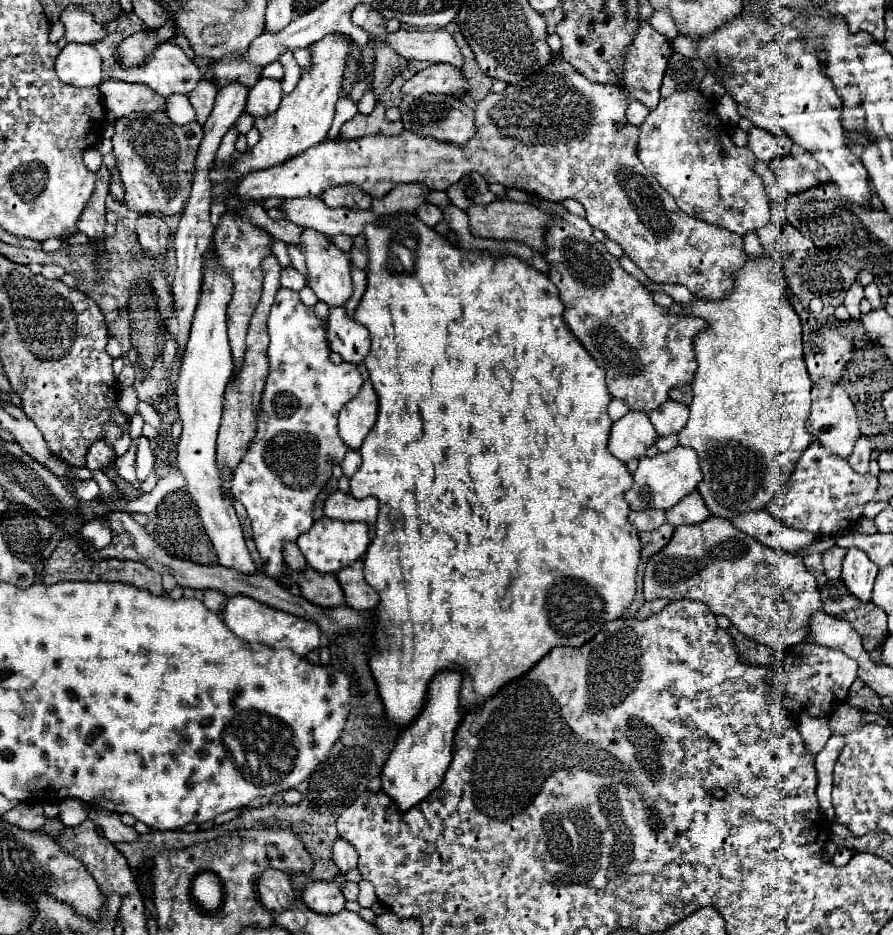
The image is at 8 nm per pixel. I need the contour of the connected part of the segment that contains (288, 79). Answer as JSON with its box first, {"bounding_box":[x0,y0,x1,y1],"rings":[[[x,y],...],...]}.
{"bounding_box":[278,51,300,95],"rings":[[[286,51],[286,55],[280,55],[278,57],[280,65],[284,67],[284,77],[282,77],[282,93],[288,95],[290,91],[294,91],[294,87],[298,85],[298,79],[300,79],[300,67],[294,59],[294,55],[290,51]]]}

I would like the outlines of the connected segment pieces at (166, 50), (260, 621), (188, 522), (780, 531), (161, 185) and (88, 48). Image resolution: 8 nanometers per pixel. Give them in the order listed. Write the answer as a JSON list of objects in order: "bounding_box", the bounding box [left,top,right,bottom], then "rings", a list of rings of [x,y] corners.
[{"bounding_box":[104,41,202,97],"rings":[[[168,41],[168,43],[158,45],[158,49],[148,57],[148,61],[144,65],[132,69],[132,71],[124,71],[120,59],[117,59],[105,74],[104,79],[120,79],[120,81],[128,81],[128,83],[146,83],[158,95],[166,97],[170,93],[184,93],[184,95],[188,95],[196,87],[200,77],[202,77],[202,73],[198,69],[198,65],[194,65],[194,61],[190,57],[186,57],[186,53],[178,45]]]},{"bounding_box":[222,595,320,655],"rings":[[[232,595],[232,597],[226,599],[226,605],[222,609],[222,619],[232,629],[232,633],[236,633],[240,639],[248,641],[250,645],[262,643],[262,645],[270,645],[274,649],[290,647],[298,655],[306,655],[308,651],[320,647],[320,629],[318,629],[318,625],[314,625],[310,621],[304,621],[296,615],[272,609],[272,607],[268,607],[264,603],[258,603],[254,599],[248,599],[244,595]]]},{"bounding_box":[154,491,218,563],"rings":[[[176,491],[176,493],[166,495],[156,509],[154,523],[156,523],[156,541],[170,555],[174,555],[178,559],[188,559],[194,563],[218,563],[212,543],[210,543],[208,535],[204,533],[202,521],[198,517],[196,503],[190,499],[190,495],[186,491]]]},{"bounding_box":[732,511,814,553],"rings":[[[752,511],[734,517],[732,521],[740,531],[746,535],[752,535],[762,545],[786,551],[786,553],[802,553],[812,541],[814,535],[806,535],[806,531],[794,531],[792,527],[786,527],[778,523],[768,511]]]},{"bounding_box":[114,113,202,215],"rings":[[[166,113],[130,115],[114,121],[114,157],[120,171],[128,209],[144,215],[178,215],[184,211],[186,199],[190,197],[190,183],[194,177],[194,159],[202,143],[202,127],[192,121],[176,125]]]},{"bounding_box":[56,43,102,87],"rings":[[[68,43],[56,57],[56,75],[74,87],[96,87],[102,81],[102,59],[92,45]]]}]

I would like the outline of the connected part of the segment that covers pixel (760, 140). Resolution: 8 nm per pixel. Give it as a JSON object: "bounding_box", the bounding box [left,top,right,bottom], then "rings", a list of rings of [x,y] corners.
{"bounding_box":[748,127,792,163],"rings":[[[752,127],[748,135],[750,135],[748,137],[748,147],[764,163],[770,163],[776,157],[790,153],[792,143],[786,137],[770,135],[770,131],[762,131],[760,127]]]}

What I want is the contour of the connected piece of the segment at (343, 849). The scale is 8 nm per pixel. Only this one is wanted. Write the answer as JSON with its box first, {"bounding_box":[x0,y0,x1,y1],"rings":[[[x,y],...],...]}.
{"bounding_box":[332,839,358,873],"rings":[[[338,839],[334,843],[334,849],[332,849],[332,859],[336,863],[336,867],[342,871],[342,873],[348,873],[350,869],[354,869],[358,865],[358,853],[356,849],[344,841],[344,839]]]}

